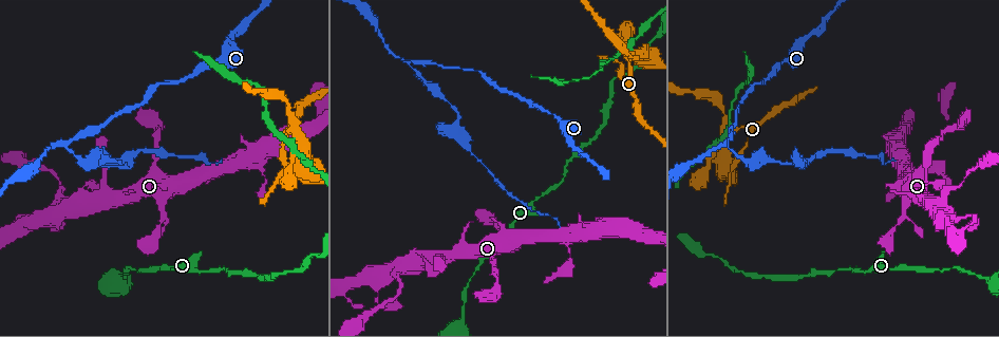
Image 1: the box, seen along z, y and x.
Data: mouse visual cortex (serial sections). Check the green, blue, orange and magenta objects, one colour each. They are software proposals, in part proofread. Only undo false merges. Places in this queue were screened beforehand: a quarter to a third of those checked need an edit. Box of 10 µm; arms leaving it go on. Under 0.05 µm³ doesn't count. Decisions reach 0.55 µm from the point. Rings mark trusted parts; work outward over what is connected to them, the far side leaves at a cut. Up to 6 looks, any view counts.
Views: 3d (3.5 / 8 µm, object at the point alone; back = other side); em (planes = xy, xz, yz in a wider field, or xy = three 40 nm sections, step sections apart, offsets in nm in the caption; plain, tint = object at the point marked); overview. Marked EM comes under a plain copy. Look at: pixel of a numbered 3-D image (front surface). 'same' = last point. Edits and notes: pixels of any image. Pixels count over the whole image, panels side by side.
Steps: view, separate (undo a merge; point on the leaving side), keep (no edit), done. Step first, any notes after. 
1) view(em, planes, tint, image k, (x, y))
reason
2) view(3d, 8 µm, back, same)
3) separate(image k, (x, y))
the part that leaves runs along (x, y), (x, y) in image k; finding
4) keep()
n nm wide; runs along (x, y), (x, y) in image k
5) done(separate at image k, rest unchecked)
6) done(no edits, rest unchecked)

view(3d, 8 µm, image 1, (568, 263))
abrupt turn

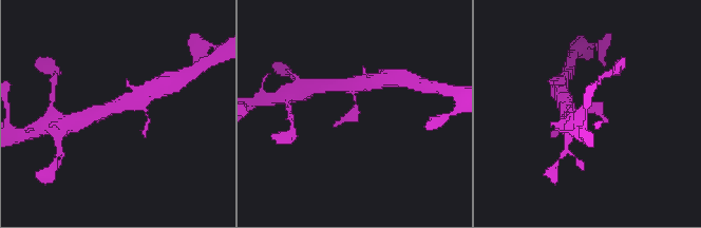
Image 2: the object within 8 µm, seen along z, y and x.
view(em, planes, tint, same)
shape alone is not enough

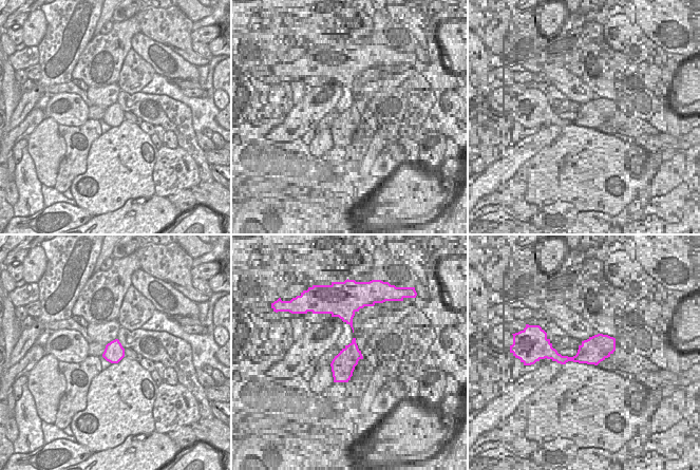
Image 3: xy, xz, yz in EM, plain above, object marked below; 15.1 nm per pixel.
keep()
runs along (348, 86), (355, 112), (333, 126) in image 2; all the same cell

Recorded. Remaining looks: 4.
view(3d, 3.5 µm, image 1, (722, 148))
calibre changes

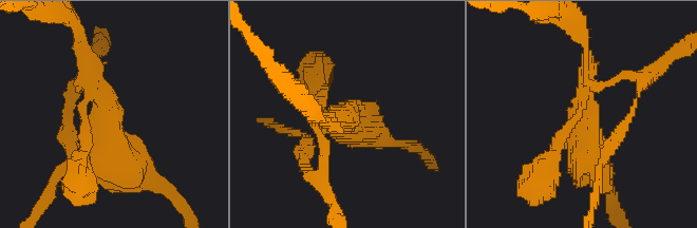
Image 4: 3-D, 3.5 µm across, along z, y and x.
view(em, xy, step 3, tint, image 4, (347, 120))
arms of 150, 500 nm

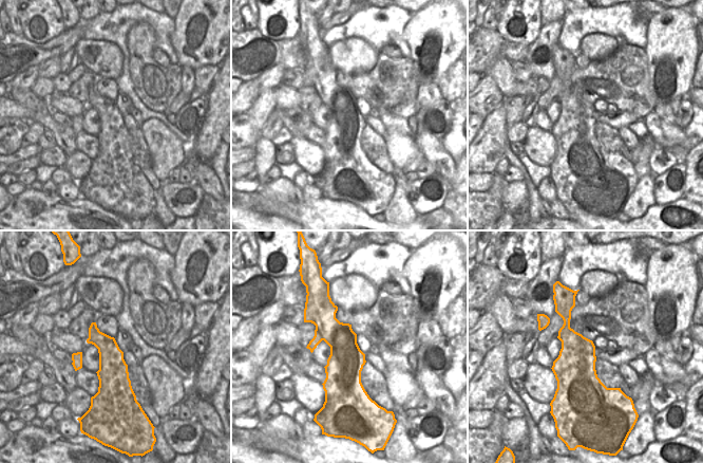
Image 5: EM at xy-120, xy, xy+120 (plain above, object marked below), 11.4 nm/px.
separate(image 4, (584, 31))
400 nm wide; the part that leaves runs along (89, 83), (134, 171) in image 4; two cells meet here

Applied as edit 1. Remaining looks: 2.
done(separate at image 4, rest unchecked)

